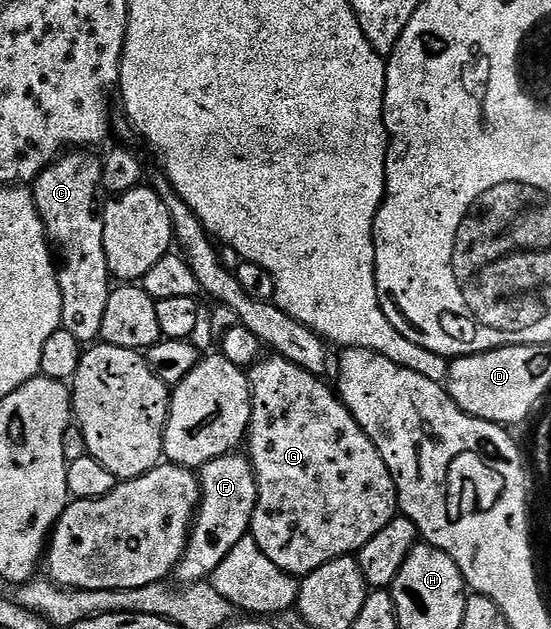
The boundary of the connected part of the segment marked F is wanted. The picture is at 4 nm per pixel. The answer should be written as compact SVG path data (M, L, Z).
M230 454L220 456L211 462L207 462L199 470L199 483L201 485L201 502L197 505L193 527L189 534L189 544L185 548L181 561L175 569L175 576L178 576L182 585L205 582L212 577L213 571L235 550L235 546L250 535L255 506L257 505L257 475L253 473L253 463L249 461L248 455Z

